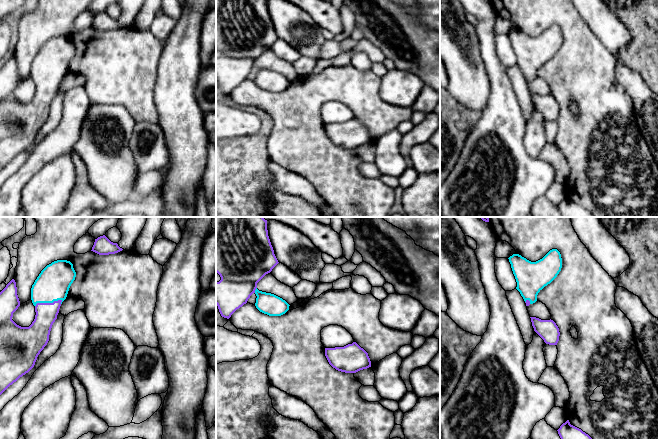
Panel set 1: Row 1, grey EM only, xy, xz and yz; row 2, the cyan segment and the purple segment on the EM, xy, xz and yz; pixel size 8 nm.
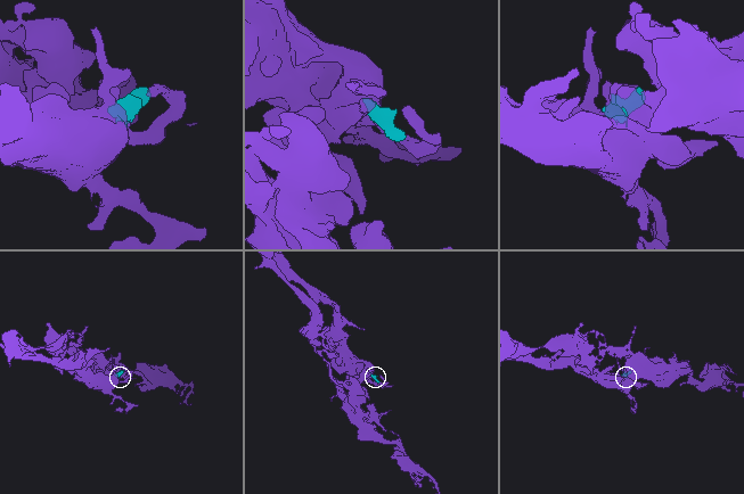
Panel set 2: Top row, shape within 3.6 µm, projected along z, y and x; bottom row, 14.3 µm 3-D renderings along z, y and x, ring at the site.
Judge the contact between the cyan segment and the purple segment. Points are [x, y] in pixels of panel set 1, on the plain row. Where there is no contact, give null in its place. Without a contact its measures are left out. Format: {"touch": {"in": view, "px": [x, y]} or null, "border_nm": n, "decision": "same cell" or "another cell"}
{"touch": {"in": "xy", "px": [48, 78]}, "border_nm": 220, "decision": "same cell"}

